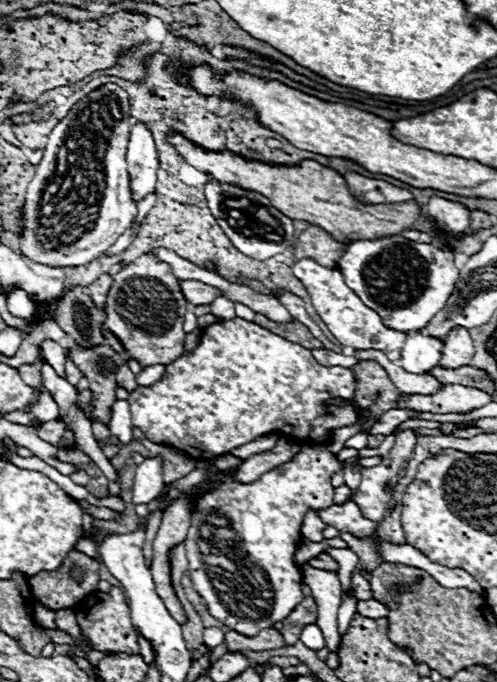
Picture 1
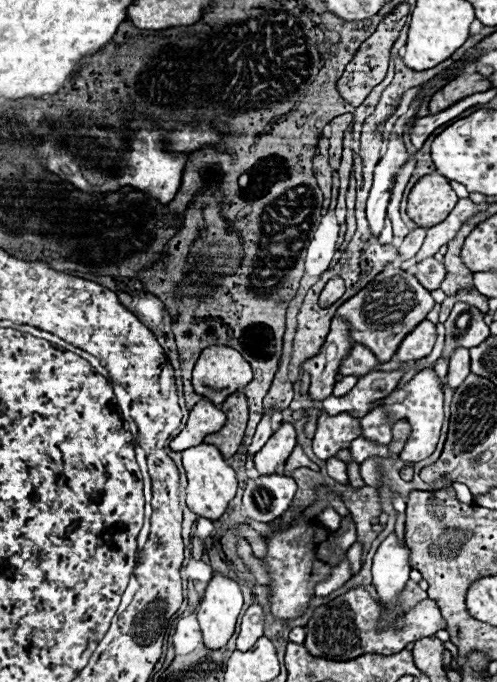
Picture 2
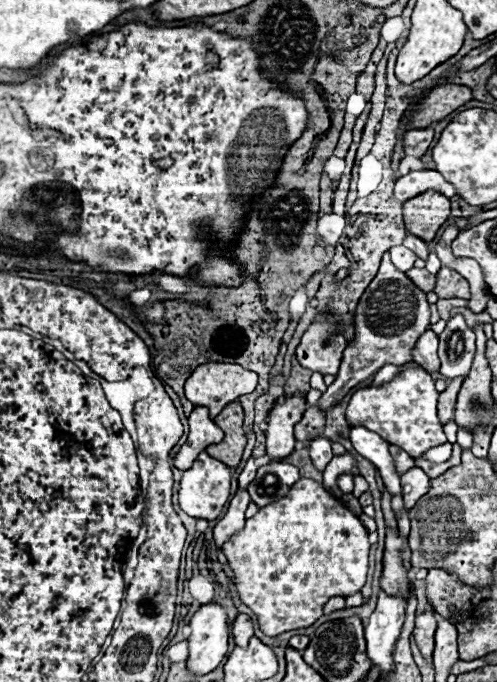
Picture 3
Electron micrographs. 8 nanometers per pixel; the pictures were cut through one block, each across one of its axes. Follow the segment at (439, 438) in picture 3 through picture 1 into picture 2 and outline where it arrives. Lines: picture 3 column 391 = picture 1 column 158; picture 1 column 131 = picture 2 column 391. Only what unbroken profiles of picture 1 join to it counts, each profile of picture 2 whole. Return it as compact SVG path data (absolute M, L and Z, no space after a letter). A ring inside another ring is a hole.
M424 368L402 390L396 390L384 398L384 406L388 406L390 414L394 416L394 422L396 422L396 418L406 418L412 426L412 434L402 450L402 460L406 460L406 462L420 462L436 450L436 444L440 438L440 428L444 422L444 412L442 412L444 392L438 382L440 382L440 378L438 378L436 370Z

